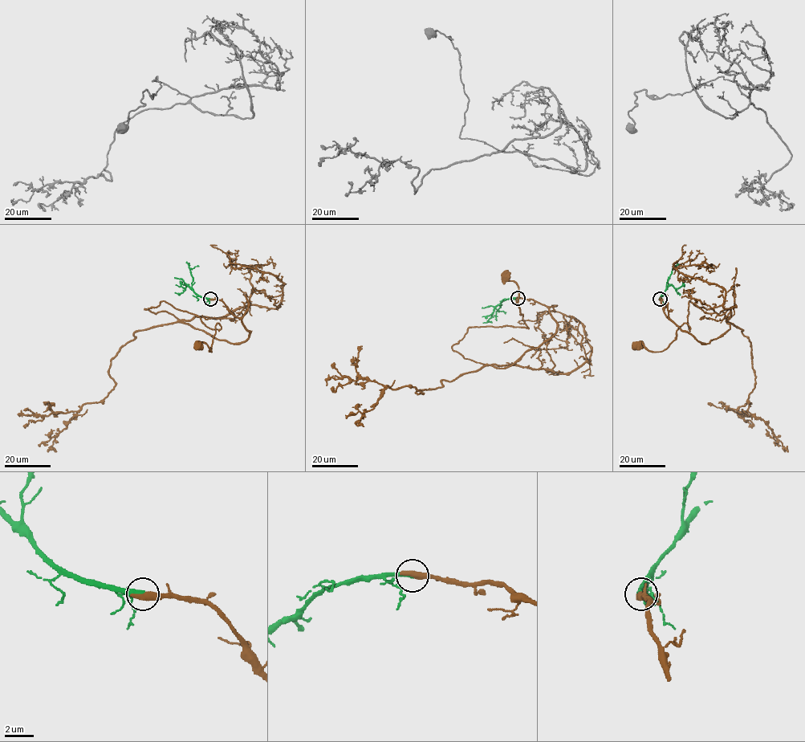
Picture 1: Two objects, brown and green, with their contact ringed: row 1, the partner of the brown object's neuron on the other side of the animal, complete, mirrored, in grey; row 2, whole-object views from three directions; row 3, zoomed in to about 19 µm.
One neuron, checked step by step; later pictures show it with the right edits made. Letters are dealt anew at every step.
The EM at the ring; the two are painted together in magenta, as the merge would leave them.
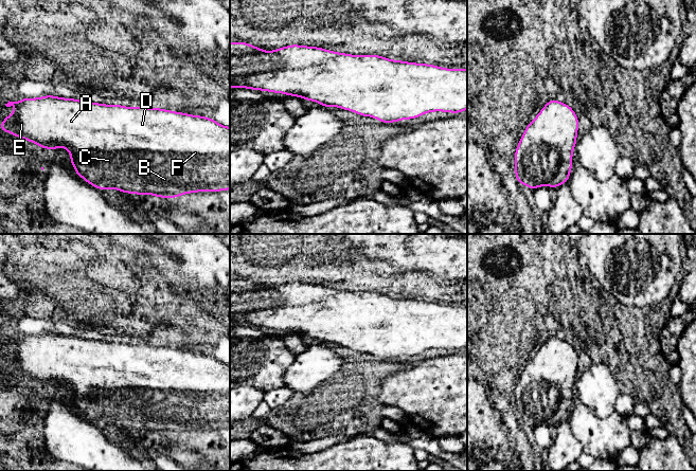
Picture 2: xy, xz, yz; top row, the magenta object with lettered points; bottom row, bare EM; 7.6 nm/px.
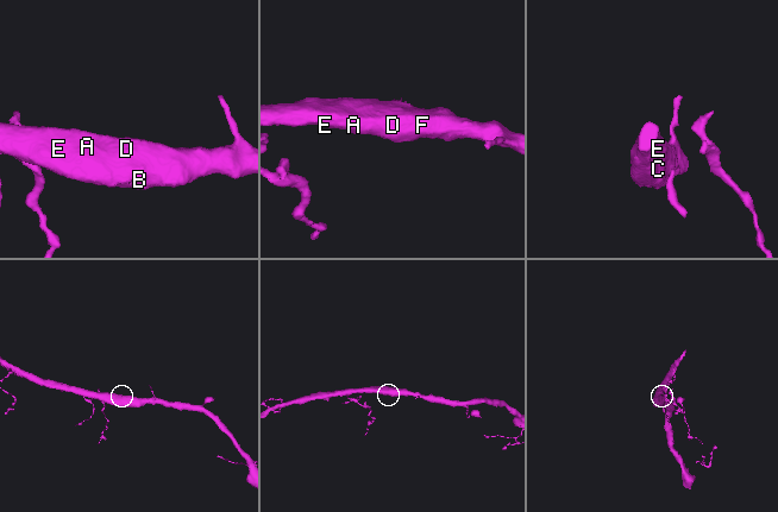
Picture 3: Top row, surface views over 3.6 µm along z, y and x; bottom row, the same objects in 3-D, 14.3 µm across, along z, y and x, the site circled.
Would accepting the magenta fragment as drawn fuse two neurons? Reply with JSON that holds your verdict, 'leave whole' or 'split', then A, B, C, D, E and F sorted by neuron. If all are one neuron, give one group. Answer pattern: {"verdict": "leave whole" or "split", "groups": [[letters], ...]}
{"verdict": "leave whole", "groups": [["A", "B", "C", "D", "E", "F"]]}

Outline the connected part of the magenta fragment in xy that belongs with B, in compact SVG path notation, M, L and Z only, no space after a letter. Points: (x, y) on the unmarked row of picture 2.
M51 331L35 336L25 333L20 339L8 338L5 343L14 343L15 349L0 359L2 369L25 376L42 386L55 388L57 384L65 384L76 412L100 428L114 425L140 433L150 431L160 435L178 435L183 431L230 427L230 364L211 355L162 345L99 341Z

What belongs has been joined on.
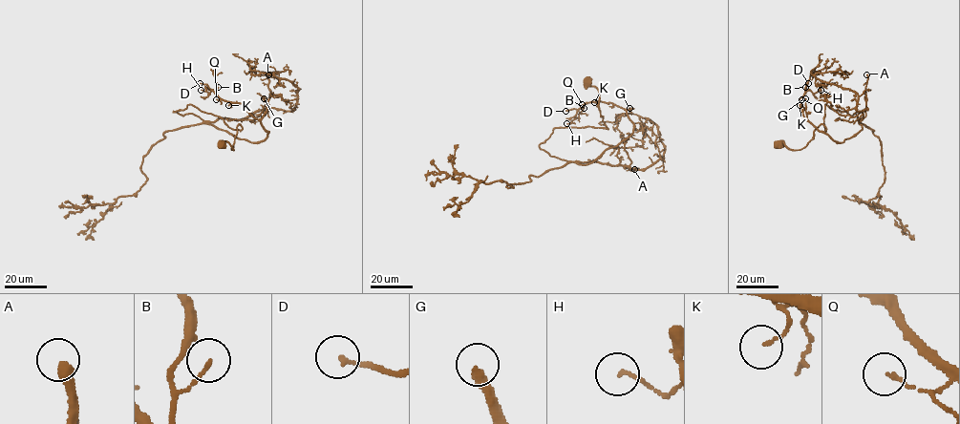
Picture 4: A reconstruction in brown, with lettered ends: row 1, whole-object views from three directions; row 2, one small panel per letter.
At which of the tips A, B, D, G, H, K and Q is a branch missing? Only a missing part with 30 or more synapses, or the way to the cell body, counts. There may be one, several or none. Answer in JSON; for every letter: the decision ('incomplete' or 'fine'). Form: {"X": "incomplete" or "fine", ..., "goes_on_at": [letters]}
{"A": "incomplete", "B": "fine", "D": "fine", "G": "incomplete", "H": "fine", "K": "fine", "Q": "fine", "goes_on_at": ["A", "G"]}

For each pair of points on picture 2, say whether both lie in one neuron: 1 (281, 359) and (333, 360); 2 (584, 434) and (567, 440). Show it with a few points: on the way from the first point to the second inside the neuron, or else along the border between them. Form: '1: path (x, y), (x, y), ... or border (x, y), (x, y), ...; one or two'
1: border (297, 355), (285, 372), (283, 381); two
2: border (568, 419), (570, 431), (581, 445), (583, 451); two

